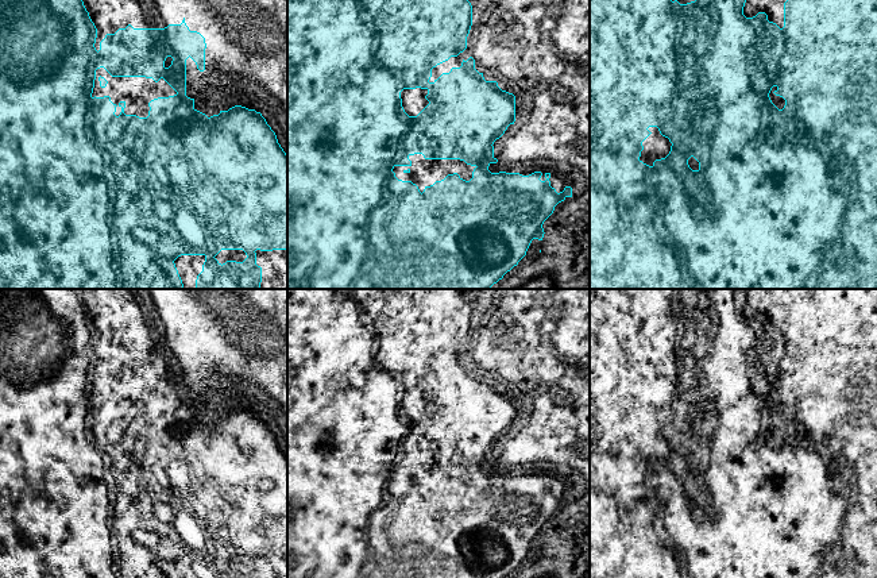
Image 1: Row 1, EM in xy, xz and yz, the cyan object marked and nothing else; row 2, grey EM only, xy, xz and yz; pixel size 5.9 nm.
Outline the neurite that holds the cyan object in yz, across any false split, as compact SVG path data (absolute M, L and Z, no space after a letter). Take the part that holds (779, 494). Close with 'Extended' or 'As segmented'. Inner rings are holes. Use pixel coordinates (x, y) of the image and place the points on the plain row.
M590 289L590 578L877 578L877 289L795 289L795 292L793 292L793 293L791 293L791 294L789 294L789 301L788 301L788 303L787 303L787 304L785 304L785 305L784 305L784 330L783 330L783 331L780 331L780 330L779 330L779 328L777 328L777 327L776 327L776 325L773 325L773 324L769 324L769 323L768 323L768 317L766 317L766 316L765 316L765 315L758 315L758 316L757 316L757 317L756 317L756 319L753 319L753 320L746 320L746 319L745 319L745 317L743 317L743 309L745 309L745 305L746 305L746 290L745 290L745 289L706 289L706 290L704 290L704 292L703 292L703 293L702 293L702 294L700 294L700 297L699 297L699 298L698 298L698 301L696 301L696 303L695 303L695 304L691 304L691 305L687 305L687 307L680 307L680 305L679 305L679 304L677 304L677 303L675 303L675 304L672 304L672 303L671 303L671 294L672 294L672 293L671 293L671 290L669 290L669 289ZM773 389L776 389L776 390L777 390L777 392L776 392L776 393L774 393L774 394L773 394L773 396L774 396L774 397L776 397L776 398L780 398L780 400L783 400L783 401L784 401L784 402L785 402L785 408L784 408L784 411L783 411L783 412L779 412L779 411L777 411L777 409L776 409L776 408L774 408L774 406L773 406L773 405L772 405L772 402L770 402L770 400L769 400L769 396L770 396L770 393L772 393L772 390L773 390ZM649 429L657 429L657 431L658 431L658 434L660 434L660 436L661 436L661 438L662 438L662 439L665 439L665 440L668 440L668 442L669 442L669 444L671 444L671 446L672 446L672 448L671 448L671 454L669 454L669 456L668 456L668 458L667 458L667 459L665 459L665 461L661 461L661 462L656 462L656 463L654 463L654 465L653 465L653 467L652 467L652 469L649 469L649 467L646 467L646 466L644 466L644 465L642 465L642 463L641 463L641 462L640 462L640 459L641 459L641 454L642 454L642 452L644 452L644 448L642 448L642 444L644 444L644 443L645 443L645 442L646 442L646 440L648 440L648 439L649 439L649 438L650 438L650 436L652 436L652 435L650 435L650 434L649 434L649 432L648 432L648 431L649 431Z. As segmented

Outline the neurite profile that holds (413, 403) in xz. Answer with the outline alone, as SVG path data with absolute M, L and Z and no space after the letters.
M403 392L401 394L402 409L409 419L417 419L429 404L425 401L428 392Z

